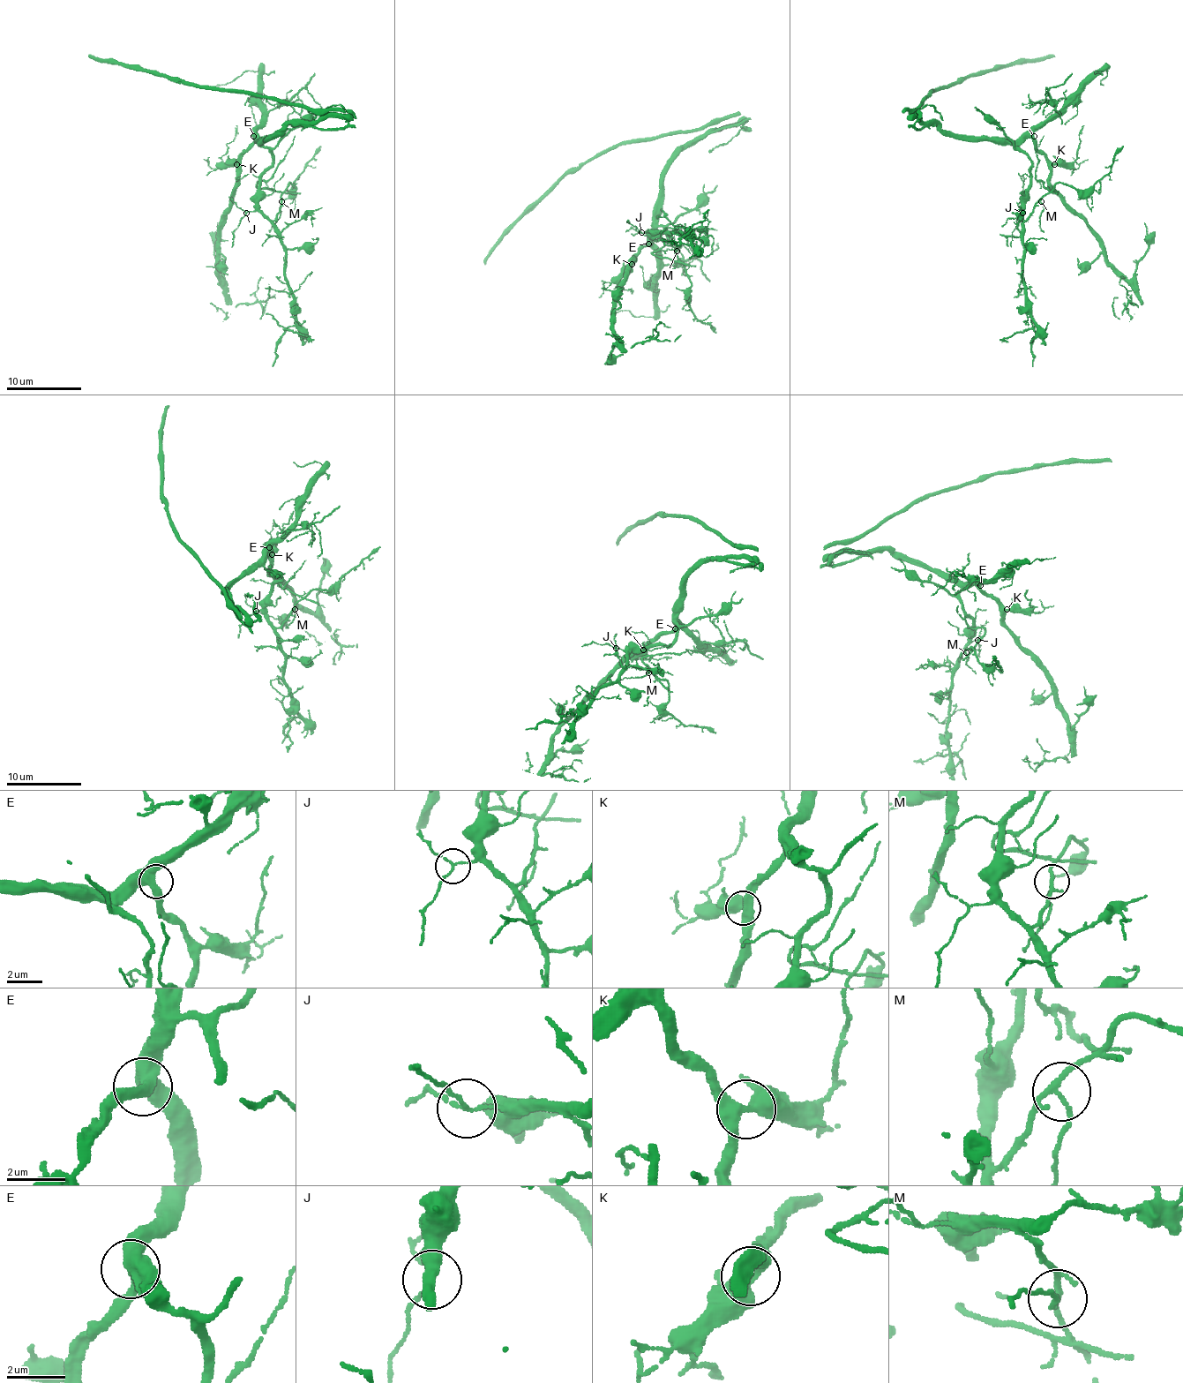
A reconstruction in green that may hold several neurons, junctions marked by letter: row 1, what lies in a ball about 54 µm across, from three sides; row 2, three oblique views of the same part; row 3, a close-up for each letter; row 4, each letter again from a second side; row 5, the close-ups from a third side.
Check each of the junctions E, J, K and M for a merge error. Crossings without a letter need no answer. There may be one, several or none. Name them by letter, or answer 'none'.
none

